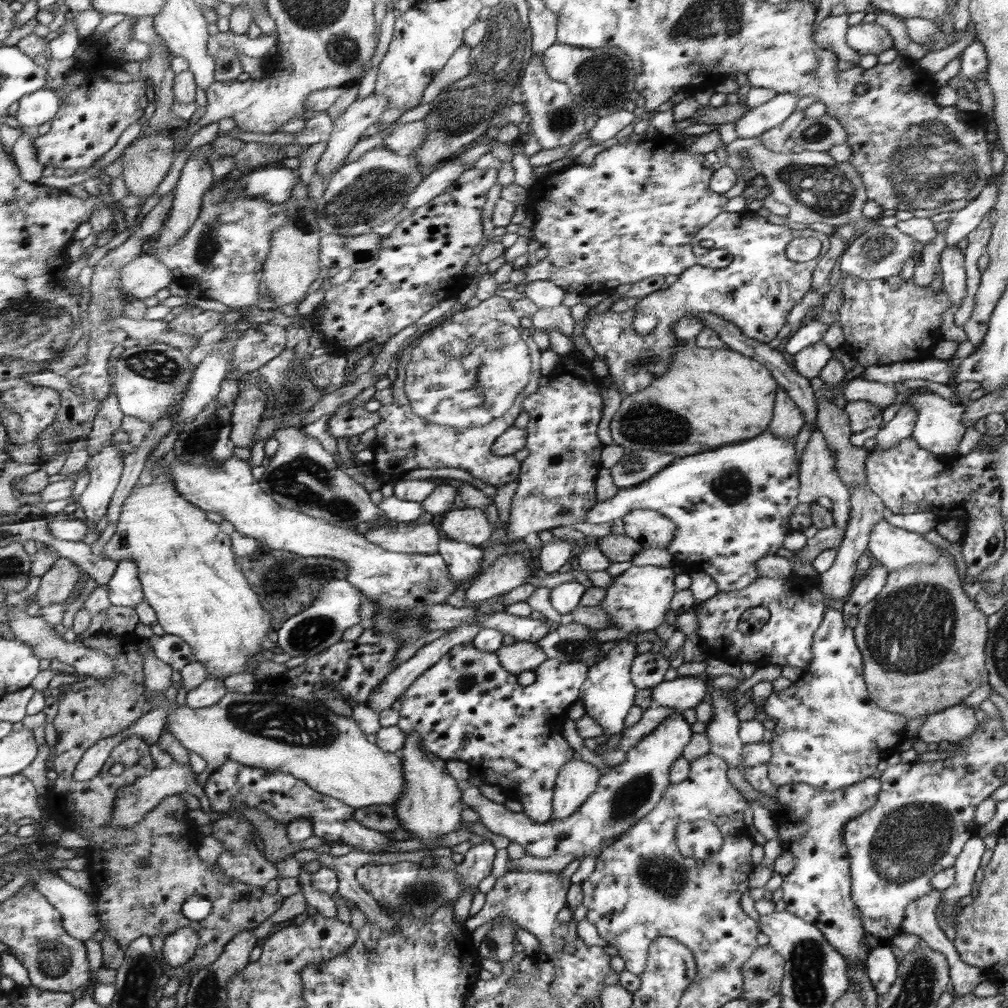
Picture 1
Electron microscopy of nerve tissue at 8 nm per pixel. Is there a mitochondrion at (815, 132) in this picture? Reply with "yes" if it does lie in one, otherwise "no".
yes

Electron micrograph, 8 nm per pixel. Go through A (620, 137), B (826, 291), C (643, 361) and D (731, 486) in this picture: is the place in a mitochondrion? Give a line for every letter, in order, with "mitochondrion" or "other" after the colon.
A: other
B: other
C: mitochondrion
D: mitochondrion

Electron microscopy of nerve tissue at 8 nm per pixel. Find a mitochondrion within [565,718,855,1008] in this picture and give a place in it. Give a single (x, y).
(667, 877)

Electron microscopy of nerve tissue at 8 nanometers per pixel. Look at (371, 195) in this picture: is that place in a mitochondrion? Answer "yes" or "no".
yes

